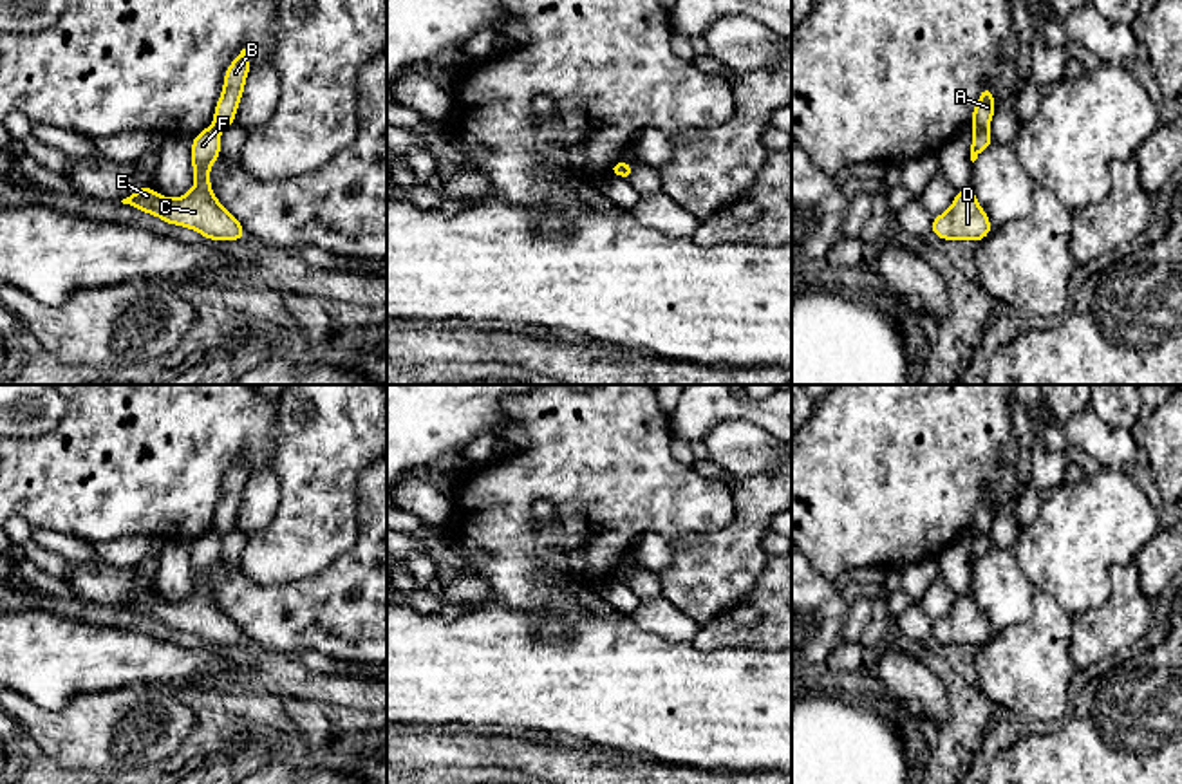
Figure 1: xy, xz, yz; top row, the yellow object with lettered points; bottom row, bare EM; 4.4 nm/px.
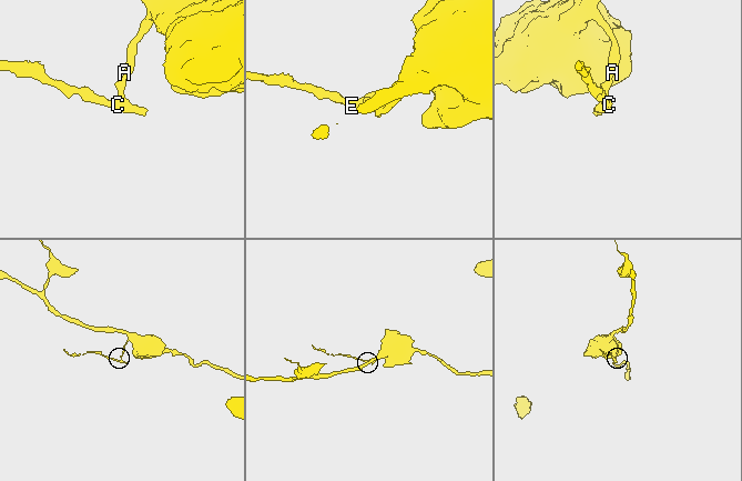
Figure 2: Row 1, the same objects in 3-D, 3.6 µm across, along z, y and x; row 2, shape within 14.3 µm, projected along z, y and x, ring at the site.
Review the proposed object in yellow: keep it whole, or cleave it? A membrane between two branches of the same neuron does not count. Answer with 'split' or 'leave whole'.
split

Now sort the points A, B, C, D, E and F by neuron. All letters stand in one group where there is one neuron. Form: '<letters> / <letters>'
A B / C D E F

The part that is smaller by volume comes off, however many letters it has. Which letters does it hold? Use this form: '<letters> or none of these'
C, D, E, F

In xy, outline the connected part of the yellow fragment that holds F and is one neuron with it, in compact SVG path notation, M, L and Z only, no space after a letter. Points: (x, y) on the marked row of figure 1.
M211 125L197 134L190 155L195 184L188 193L168 199L143 186L121 202L210 240L242 240L242 224L217 201L210 184L210 168L220 155L220 128Z

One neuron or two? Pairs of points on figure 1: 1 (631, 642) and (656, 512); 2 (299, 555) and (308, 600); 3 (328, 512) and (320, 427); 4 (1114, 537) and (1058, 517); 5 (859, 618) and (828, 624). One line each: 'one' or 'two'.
1: two
2: two
3: one
4: one
5: two

